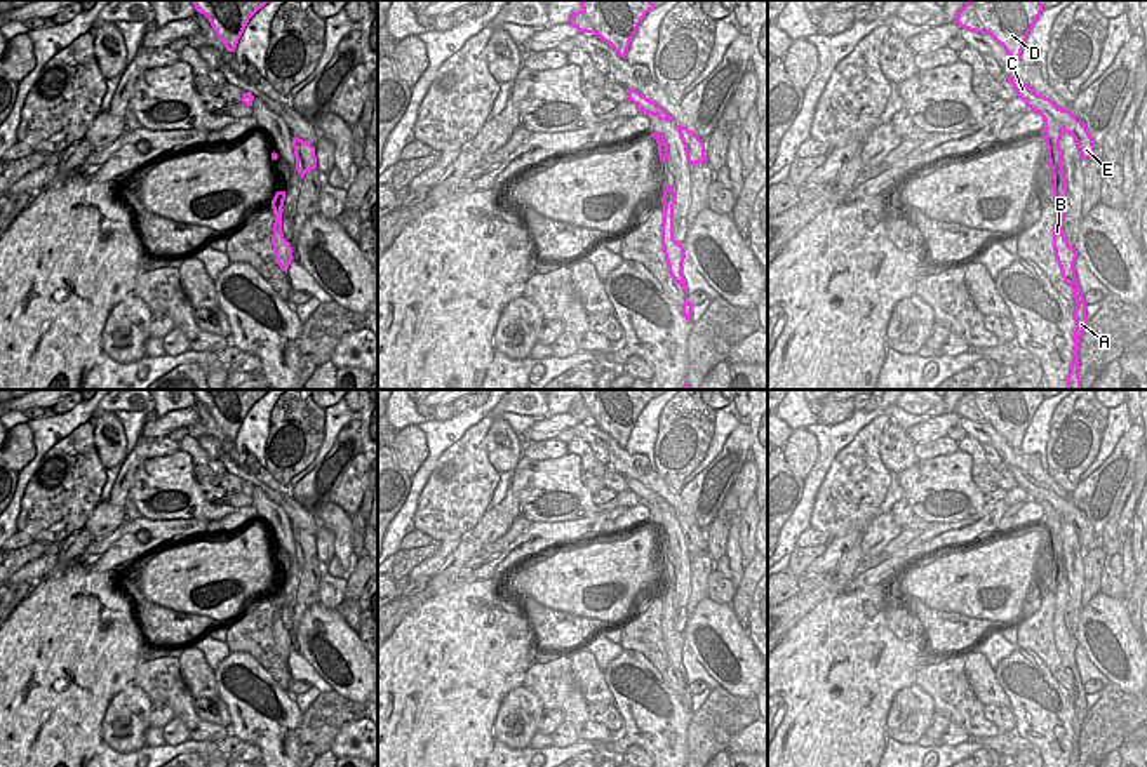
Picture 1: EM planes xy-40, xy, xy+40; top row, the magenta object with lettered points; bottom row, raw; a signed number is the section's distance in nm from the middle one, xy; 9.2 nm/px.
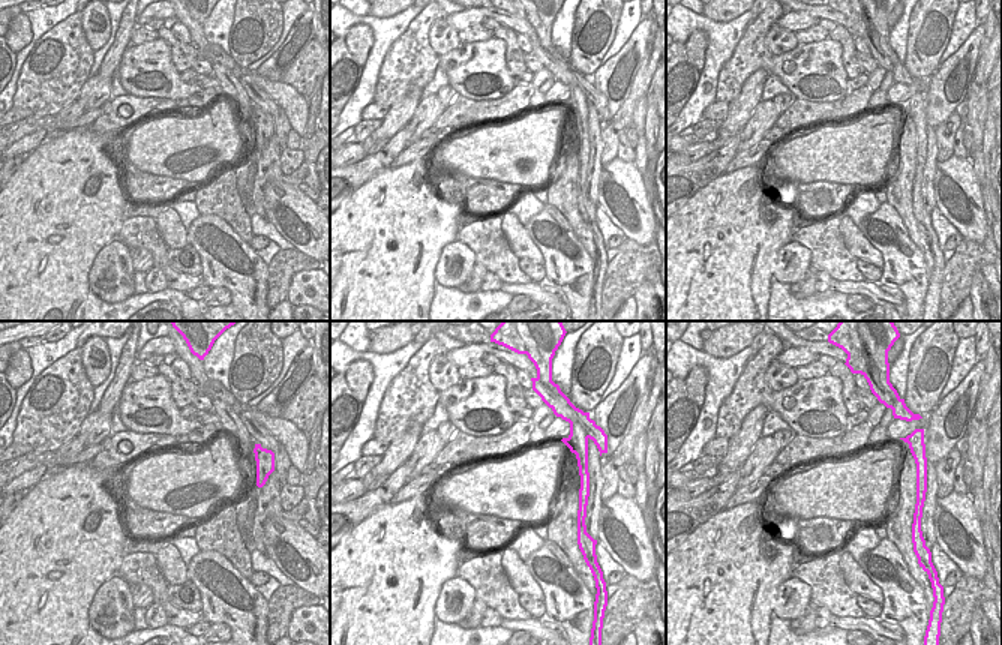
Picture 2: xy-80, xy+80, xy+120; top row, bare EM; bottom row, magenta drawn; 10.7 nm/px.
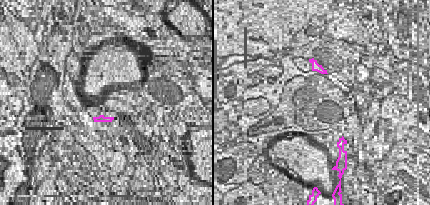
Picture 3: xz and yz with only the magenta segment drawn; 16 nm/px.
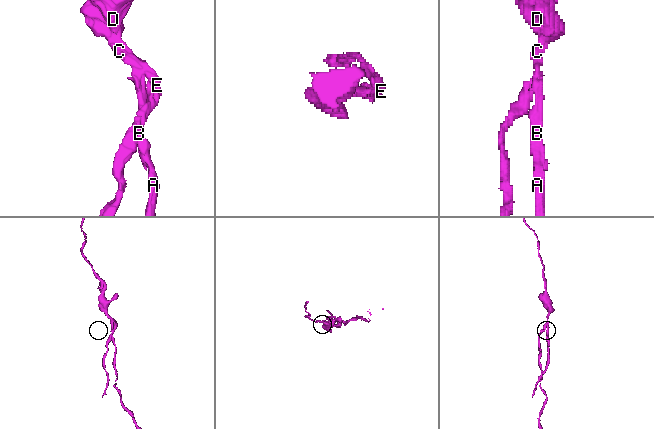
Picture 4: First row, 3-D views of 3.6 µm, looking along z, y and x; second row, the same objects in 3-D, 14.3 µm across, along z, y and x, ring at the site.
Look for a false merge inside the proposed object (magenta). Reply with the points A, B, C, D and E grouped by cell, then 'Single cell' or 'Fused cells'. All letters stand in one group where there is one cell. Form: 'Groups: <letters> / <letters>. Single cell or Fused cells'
Groups: A B D / C E. Fused cells

